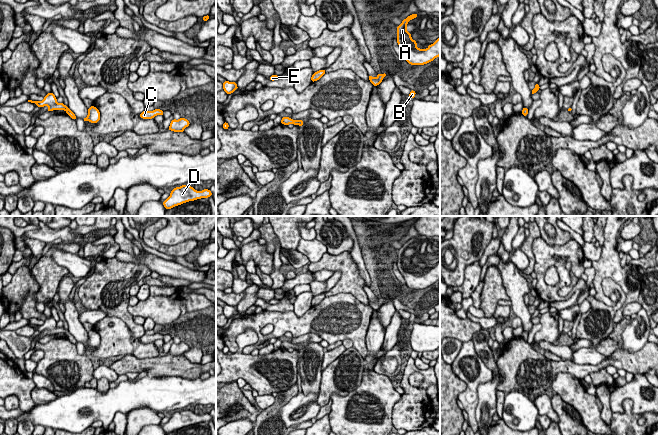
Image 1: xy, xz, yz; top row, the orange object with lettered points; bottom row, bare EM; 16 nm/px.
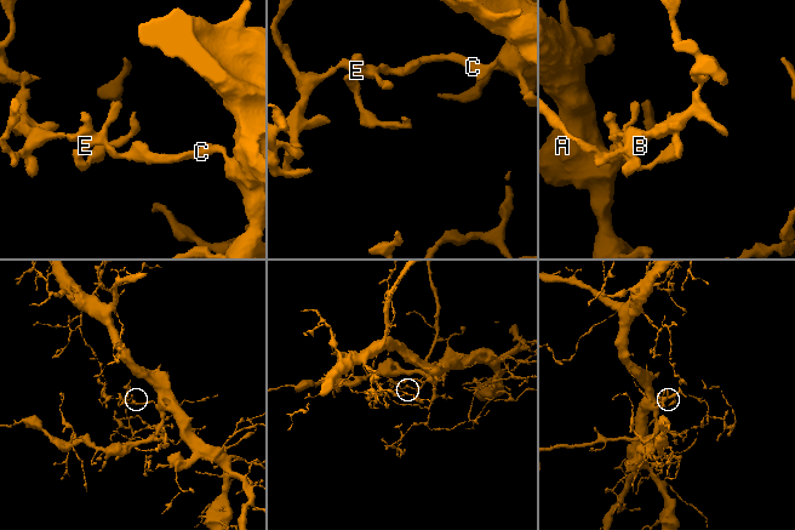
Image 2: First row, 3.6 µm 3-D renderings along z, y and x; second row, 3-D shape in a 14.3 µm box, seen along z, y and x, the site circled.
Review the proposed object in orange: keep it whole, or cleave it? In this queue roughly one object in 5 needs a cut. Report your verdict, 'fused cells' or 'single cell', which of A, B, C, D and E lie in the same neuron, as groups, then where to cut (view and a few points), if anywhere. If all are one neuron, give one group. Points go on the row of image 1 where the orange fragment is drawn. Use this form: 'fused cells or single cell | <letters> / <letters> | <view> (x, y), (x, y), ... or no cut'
single cell | A B C D E | no cut

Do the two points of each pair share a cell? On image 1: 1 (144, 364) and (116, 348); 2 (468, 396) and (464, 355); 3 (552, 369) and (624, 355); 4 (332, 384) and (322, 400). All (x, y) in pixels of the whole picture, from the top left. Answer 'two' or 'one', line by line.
1: two
2: one
3: one
4: one

